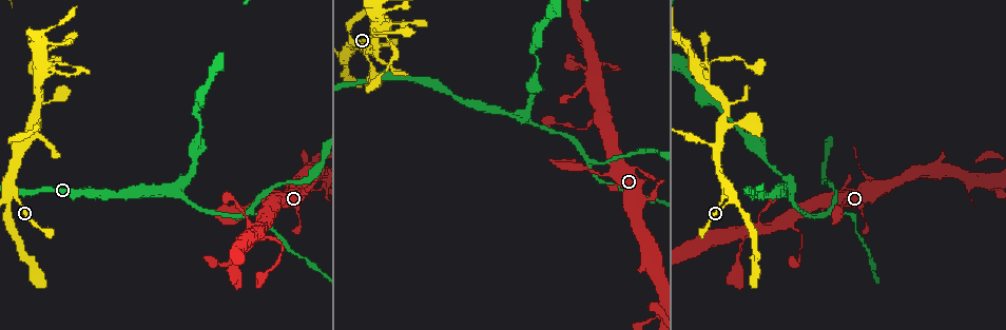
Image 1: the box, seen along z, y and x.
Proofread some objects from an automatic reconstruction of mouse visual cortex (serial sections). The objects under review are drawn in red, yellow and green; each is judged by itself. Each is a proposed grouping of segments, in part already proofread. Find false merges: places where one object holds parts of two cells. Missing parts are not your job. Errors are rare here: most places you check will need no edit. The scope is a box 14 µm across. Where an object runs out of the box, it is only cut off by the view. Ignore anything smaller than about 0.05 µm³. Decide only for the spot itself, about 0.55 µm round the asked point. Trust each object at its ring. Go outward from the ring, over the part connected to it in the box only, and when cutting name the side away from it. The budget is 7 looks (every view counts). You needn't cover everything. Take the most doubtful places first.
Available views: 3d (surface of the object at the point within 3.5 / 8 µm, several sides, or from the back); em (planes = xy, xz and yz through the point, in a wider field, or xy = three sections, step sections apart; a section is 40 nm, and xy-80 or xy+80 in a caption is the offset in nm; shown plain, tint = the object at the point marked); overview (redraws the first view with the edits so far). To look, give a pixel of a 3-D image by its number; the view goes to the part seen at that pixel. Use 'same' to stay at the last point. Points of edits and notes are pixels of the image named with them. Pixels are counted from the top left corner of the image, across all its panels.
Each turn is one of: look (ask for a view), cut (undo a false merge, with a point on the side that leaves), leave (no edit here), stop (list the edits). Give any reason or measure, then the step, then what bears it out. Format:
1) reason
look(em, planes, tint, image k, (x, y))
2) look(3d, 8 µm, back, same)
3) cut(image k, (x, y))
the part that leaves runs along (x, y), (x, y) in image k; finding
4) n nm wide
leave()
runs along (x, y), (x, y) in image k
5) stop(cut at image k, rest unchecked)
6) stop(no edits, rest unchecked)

arms part here
look(3d, 3.5 µm, image 1, (171, 192))

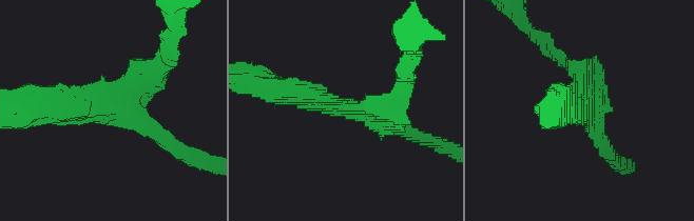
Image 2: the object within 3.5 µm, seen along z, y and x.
shape alone is not enough
look(em, xy, step 2, tint, image 2, (107, 108))

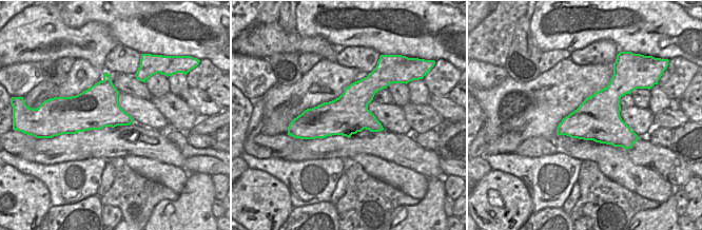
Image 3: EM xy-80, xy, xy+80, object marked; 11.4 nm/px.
leave()
runs along (40, 111), (109, 106), (164, 68) in image 2; one cell here

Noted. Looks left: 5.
side arm on a straight run
look(3d, 8 µm, image 1, (716, 151))

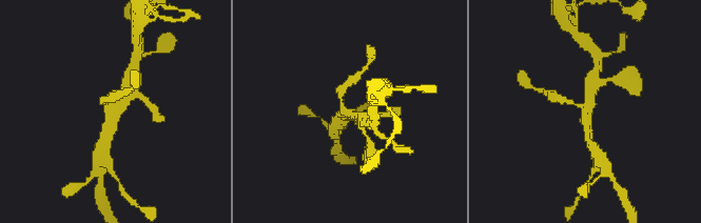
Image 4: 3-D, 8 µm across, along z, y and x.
3 arms; arms of 150, 250, 400 nm; shape alone is not enough
look(em, xy, step 5, tint, image 4, (352, 115))

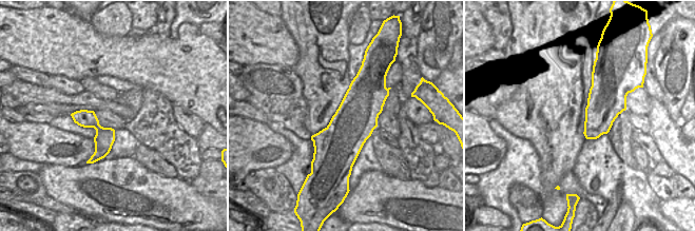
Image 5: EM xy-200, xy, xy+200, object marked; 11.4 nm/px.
leave()
runs along (102, 140), (121, 106), (127, 86) in image 4; continuous, no second cell

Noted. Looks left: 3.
three arms meet
look(3d, 3.5 µm, image 1, (246, 212))

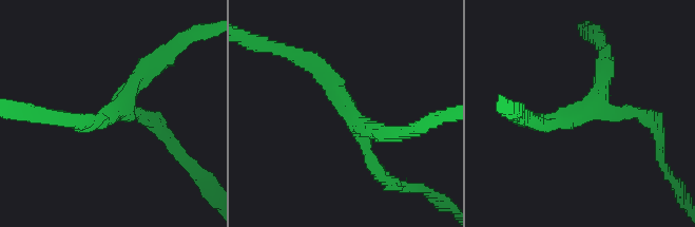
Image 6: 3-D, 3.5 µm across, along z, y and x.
3 arms; arms of 200, 200, 250 nm
look(em, xy, step 2, tint, image 6, (592, 109))

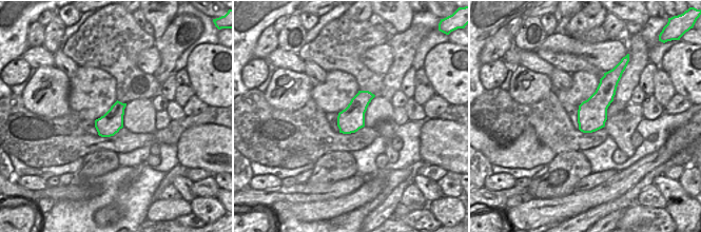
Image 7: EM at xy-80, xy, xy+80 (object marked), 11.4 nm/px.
leave()
runs along (316, 64), (352, 121), (398, 132) in image 6; continuous, no second cell

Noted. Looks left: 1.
stop(no edits, rest unchecked)

